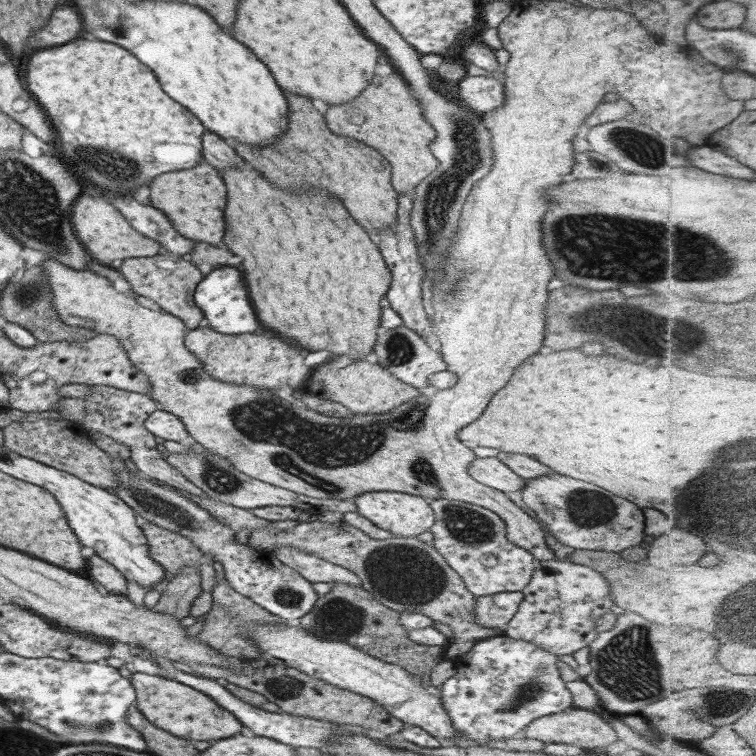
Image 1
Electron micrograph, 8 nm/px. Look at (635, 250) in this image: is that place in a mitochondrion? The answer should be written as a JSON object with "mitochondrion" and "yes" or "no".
{"mitochondrion":"yes"}

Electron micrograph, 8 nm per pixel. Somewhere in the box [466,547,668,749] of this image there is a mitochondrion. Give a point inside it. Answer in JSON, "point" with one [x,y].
{"point":[626,665]}

